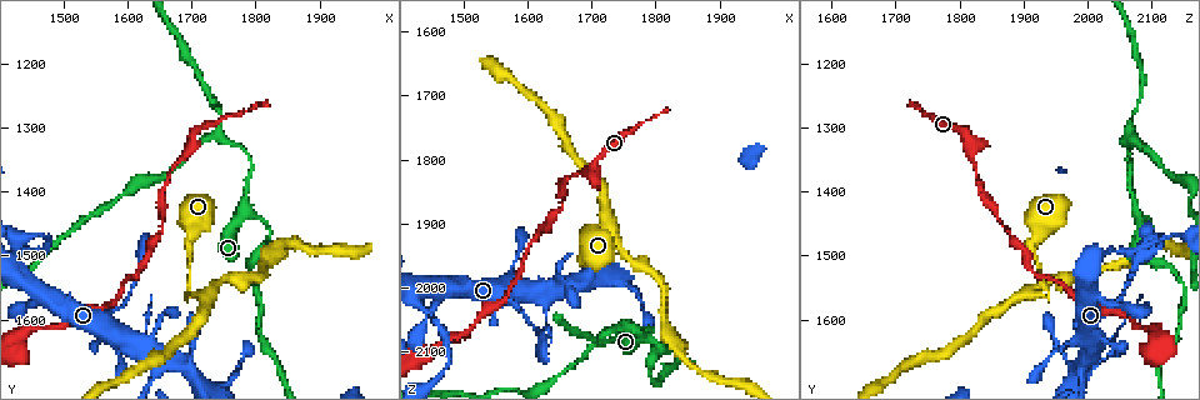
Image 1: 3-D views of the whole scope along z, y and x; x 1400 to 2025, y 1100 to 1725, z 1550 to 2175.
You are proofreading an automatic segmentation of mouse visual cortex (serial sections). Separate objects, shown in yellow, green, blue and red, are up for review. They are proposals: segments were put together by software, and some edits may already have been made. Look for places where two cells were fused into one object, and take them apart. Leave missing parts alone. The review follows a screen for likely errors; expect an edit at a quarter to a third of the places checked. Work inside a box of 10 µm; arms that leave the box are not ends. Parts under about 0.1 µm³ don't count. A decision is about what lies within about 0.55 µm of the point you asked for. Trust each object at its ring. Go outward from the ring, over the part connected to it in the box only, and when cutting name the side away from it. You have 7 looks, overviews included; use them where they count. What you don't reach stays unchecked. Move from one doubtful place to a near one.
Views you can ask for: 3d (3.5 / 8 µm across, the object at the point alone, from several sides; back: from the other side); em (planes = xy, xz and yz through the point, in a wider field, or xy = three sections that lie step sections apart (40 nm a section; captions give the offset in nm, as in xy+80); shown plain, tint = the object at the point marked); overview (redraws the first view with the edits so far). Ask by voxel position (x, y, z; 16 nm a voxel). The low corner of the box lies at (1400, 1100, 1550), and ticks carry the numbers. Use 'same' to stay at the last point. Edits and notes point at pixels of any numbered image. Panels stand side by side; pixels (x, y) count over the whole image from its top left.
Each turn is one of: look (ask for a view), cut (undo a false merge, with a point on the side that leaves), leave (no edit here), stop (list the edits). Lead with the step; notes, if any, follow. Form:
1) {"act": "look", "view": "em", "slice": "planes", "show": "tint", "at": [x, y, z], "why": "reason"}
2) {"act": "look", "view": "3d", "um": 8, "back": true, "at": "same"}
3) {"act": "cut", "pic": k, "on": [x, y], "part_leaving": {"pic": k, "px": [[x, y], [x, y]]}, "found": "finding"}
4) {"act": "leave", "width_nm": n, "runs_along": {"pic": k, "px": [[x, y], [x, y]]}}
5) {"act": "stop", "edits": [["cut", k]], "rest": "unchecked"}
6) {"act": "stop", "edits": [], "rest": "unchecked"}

{"act": "look", "view": "3d", "um": 3.5, "at": [1815, 1455, 2100], "why": "abrupt turn"}

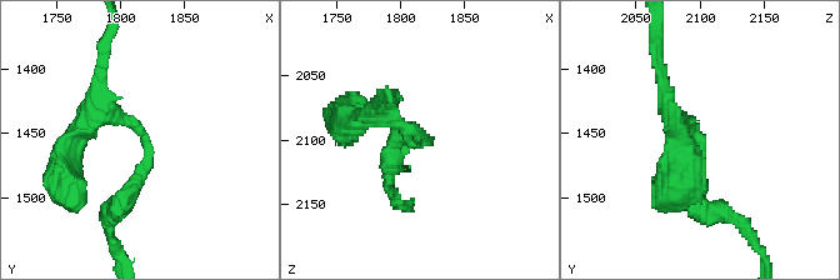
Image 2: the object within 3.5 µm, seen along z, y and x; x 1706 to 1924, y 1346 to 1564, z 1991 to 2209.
{"act": "look", "view": "em", "slice": "xy", "step": 3, "show": "tint", "at": [1818, 1452, 2100], "arm_widths_nm": [150, 250], "why": "need the tissue"}

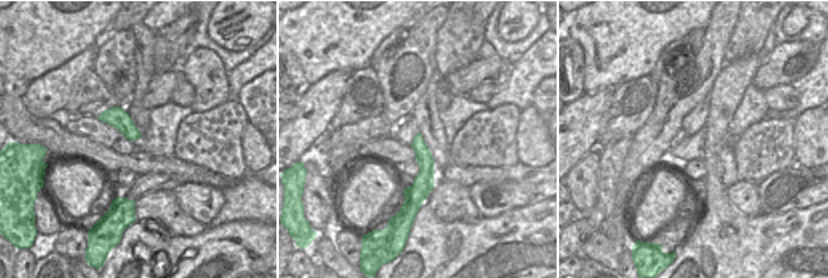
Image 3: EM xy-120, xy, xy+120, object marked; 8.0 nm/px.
{"act": "look", "view": "em", "slice": "planes", "show": "tint", "at": "same", "why": "another direction"}

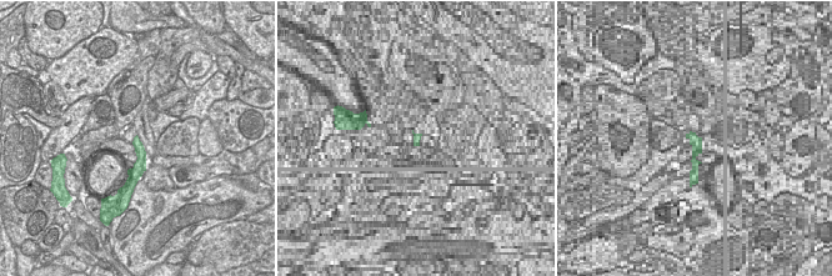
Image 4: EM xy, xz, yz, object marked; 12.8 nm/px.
{"act": "leave", "runs_along": {"pic": 4, "px": [[136, 141], [140, 166], [133, 180]]}, "found": "continuous, no second cell"}

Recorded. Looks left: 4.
{"act": "look", "view": "3d", "um": 3.5, "back": true, "at": [1725, 1560, 1915], "why": "three-way junction"}

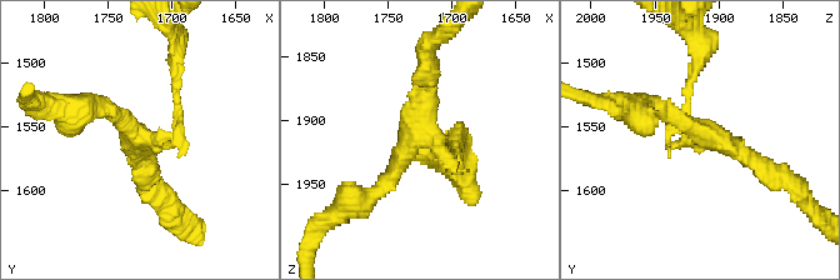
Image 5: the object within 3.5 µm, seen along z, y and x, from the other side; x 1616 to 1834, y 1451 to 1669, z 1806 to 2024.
{"act": "look", "view": "em", "slice": "planes", "show": "tint", "at": [1722, 1560, 1914], "arms": 3, "arm_widths_nm": [100, 200, 200]}

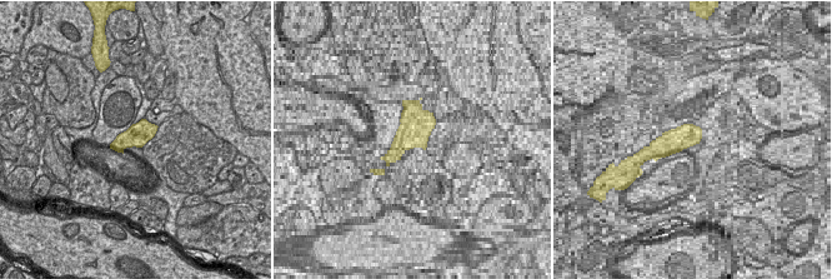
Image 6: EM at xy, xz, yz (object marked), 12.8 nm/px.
{"act": "leave", "runs_along": {"pic": 5, "px": [[458, 150], [419, 138], [373, 195]]}, "found": "all the same cell"}

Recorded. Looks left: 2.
{"act": "look", "view": "3d", "um": 8, "at": [1750, 1310, 2065], "why": "three arms meet"}

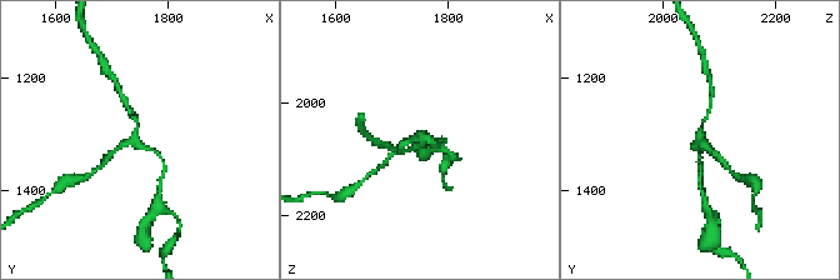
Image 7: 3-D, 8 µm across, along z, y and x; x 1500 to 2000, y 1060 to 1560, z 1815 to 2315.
{"act": "look", "view": "em", "slice": "xy", "step": 5, "show": "tint", "at": "same", "arms": 3, "arm_widths_nm": [150, 150, 150], "why": "now the EM"}

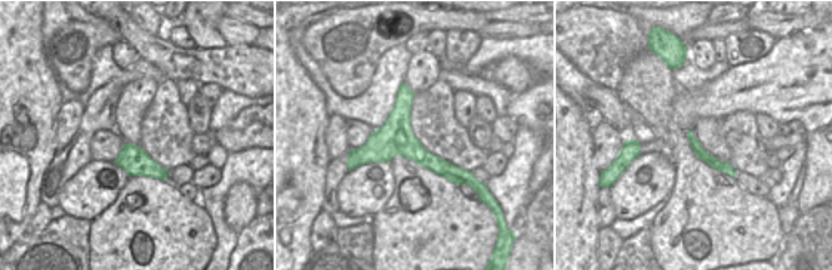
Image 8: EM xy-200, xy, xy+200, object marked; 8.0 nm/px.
{"act": "leave", "width_nm": 300, "runs_along": {"pic": 7, "px": [[444, 140], [414, 138], [390, 155]]}, "found": "one cell here"}

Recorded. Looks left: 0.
{"act": "stop", "edits": [], "rest": "unchecked"}

